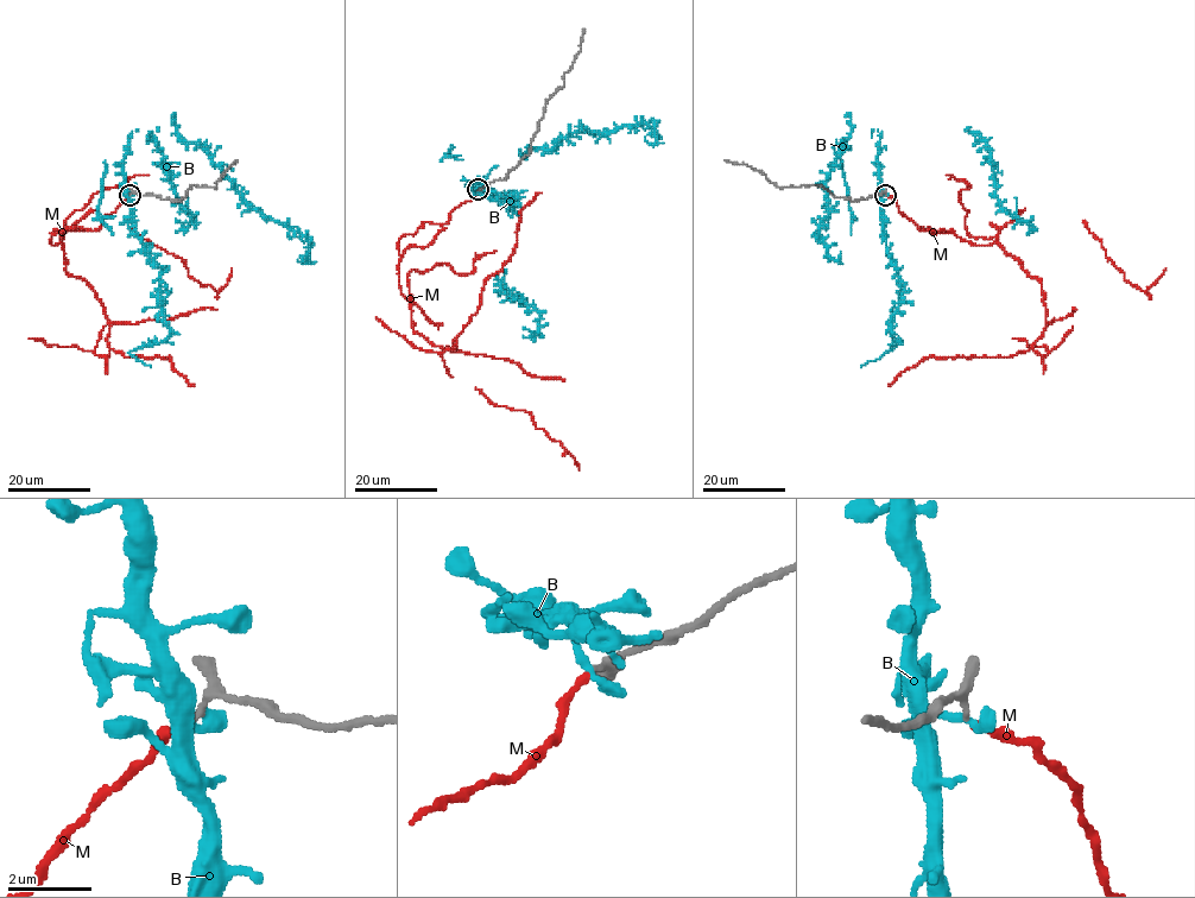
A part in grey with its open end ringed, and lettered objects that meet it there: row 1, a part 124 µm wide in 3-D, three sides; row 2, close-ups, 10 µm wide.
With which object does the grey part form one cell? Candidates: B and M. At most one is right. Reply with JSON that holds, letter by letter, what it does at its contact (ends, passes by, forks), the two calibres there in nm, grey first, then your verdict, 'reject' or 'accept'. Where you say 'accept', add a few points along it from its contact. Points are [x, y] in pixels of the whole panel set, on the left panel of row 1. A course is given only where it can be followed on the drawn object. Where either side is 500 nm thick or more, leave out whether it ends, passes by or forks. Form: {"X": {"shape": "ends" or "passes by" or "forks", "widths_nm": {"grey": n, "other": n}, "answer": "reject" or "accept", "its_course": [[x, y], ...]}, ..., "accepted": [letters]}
{"B": {"shape": "ends", "widths_nm": {"grey": 160, "other": 300}, "answer": "reject"}, "M": {"shape": "ends", "widths_nm": {"grey": 130, "other": 180}, "answer": "accept"}, "accepted": ["M"]}

